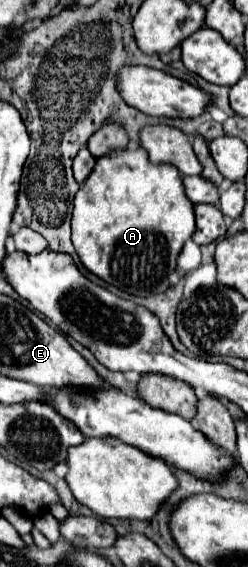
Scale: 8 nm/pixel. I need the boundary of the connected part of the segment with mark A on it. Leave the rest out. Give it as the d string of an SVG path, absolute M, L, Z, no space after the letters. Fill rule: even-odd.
M142 147L114 151L114 155L96 159L94 171L74 197L72 243L80 261L106 283L138 297L148 297L168 287L168 275L176 269L176 257L186 239L192 237L194 229L194 203L190 203L186 191L182 191L182 175L178 175L178 169L170 167L170 163L150 163Z

